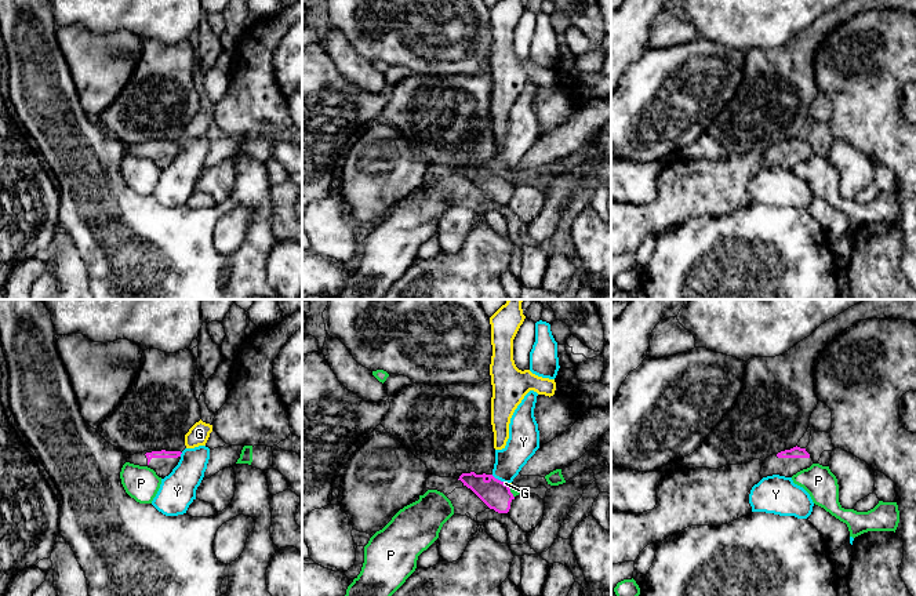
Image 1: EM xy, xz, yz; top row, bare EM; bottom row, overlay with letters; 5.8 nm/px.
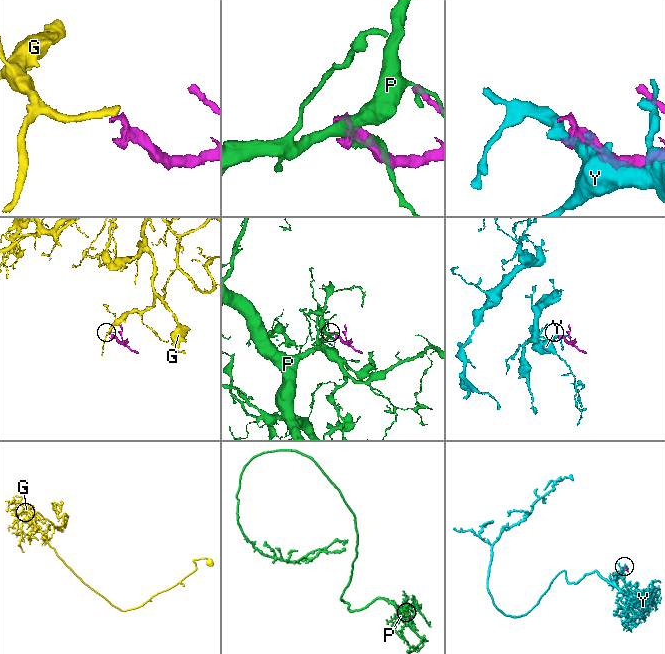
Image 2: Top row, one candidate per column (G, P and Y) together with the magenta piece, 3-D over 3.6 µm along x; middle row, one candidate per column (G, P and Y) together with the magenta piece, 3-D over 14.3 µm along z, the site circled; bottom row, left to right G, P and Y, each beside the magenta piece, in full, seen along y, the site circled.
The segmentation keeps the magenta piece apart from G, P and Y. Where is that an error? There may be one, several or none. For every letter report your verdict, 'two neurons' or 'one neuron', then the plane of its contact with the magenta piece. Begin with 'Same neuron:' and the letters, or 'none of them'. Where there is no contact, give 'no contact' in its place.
Same neuron: none of them
G: two neurons | xz
P: two neurons | xz
Y: two neurons | xz

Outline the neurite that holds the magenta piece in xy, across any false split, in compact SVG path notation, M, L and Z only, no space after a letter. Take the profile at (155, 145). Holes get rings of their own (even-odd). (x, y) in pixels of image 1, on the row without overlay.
M148 141L139 145L130 146L127 153L148 157L161 170L168 167L181 150L181 142L153 142Z

